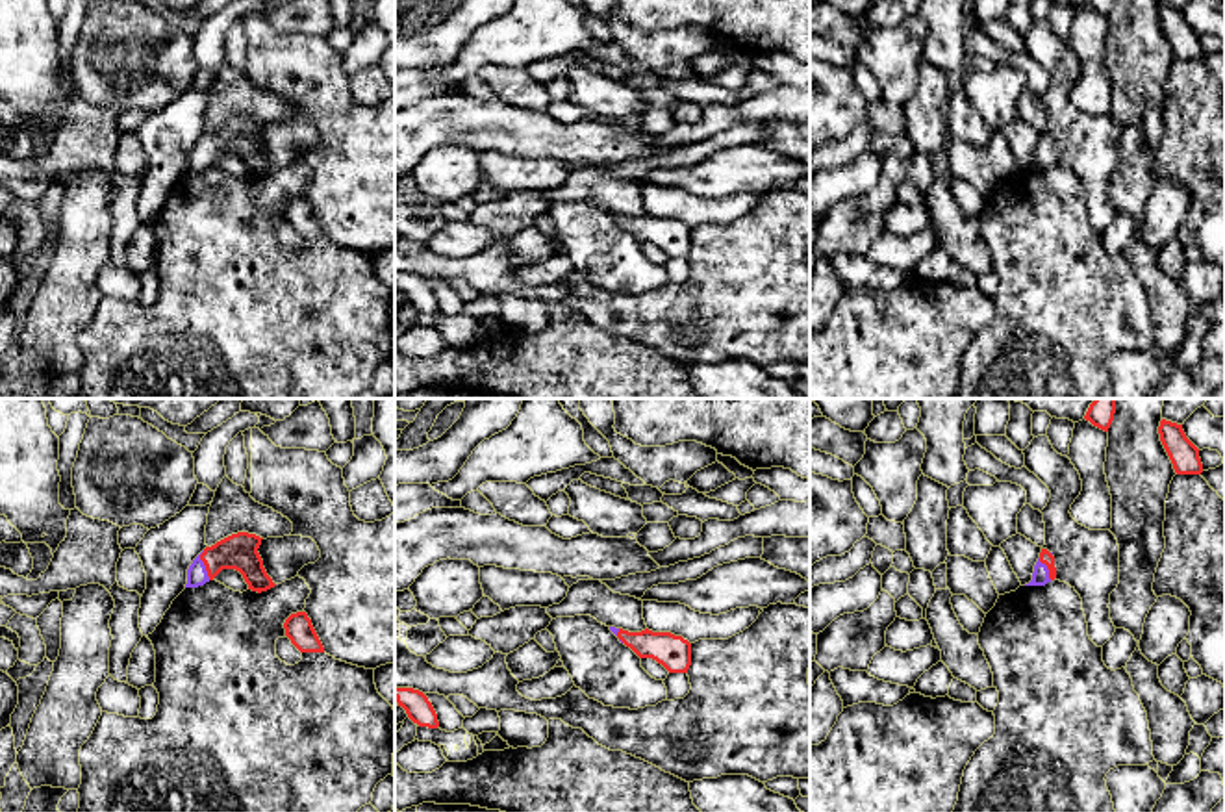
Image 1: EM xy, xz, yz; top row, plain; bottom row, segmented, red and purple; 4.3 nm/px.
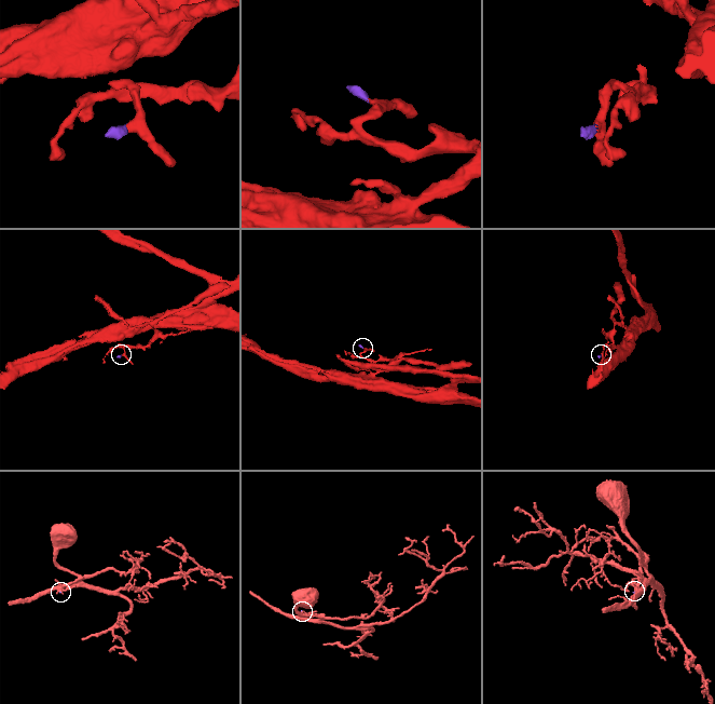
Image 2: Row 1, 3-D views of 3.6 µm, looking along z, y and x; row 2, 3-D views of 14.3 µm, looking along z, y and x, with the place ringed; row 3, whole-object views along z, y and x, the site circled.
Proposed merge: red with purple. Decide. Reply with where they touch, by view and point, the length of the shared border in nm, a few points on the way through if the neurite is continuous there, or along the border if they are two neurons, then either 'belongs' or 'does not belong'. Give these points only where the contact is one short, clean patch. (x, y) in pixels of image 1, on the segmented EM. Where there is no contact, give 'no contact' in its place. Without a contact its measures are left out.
xy (204, 564) | 130 nm | across xy (239, 551), (221, 555), (204, 564), (197, 575) | belongs

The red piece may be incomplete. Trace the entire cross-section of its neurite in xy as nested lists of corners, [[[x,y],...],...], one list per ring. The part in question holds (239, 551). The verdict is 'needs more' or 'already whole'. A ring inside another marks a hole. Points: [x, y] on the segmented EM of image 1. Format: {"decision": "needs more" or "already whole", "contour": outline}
{"decision": "needs more", "contour": [[[237,532],[206,547],[189,565],[185,588],[204,586],[222,569],[239,571],[252,591],[261,593],[274,588],[258,552],[261,539],[256,534]]]}

